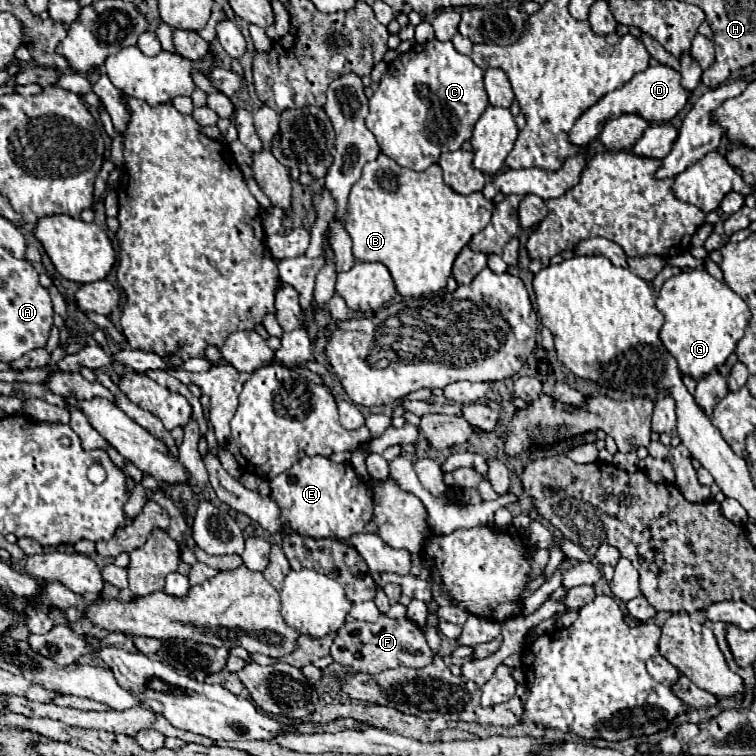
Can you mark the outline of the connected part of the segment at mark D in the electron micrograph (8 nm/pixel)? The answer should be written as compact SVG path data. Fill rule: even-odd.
M662 63L656 67L648 67L642 73L636 73L626 85L606 93L596 105L592 105L588 111L584 111L584 115L580 115L580 119L574 123L574 129L570 129L568 139L578 147L586 147L600 135L606 121L616 119L622 113L636 113L636 115L644 117L648 123L670 121L672 117L676 117L678 111L684 109L684 105L690 97L690 91L682 87L680 79L682 79L682 75L676 69L672 69L670 65L662 65Z

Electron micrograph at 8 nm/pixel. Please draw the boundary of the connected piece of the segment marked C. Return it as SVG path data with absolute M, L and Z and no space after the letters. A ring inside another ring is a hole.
M434 39L424 45L412 45L410 51L402 53L388 65L380 87L370 99L366 127L374 133L384 155L406 169L426 171L438 161L440 153L456 151L472 137L472 129L488 105L488 95L484 91L484 71L474 65L468 55L458 53L450 41Z

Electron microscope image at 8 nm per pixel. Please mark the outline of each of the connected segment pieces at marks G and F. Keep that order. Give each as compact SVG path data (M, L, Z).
M704 269L682 271L670 277L656 297L656 307L666 319L660 329L664 347L678 361L678 369L694 379L700 379L726 363L734 353L736 343L746 335L752 317L744 299Z
M382 615L376 623L360 623L348 617L330 647L330 655L346 669L364 673L380 673L400 665L420 669L432 661L432 649L428 647L420 627L412 625L408 619L388 619L386 615Z

